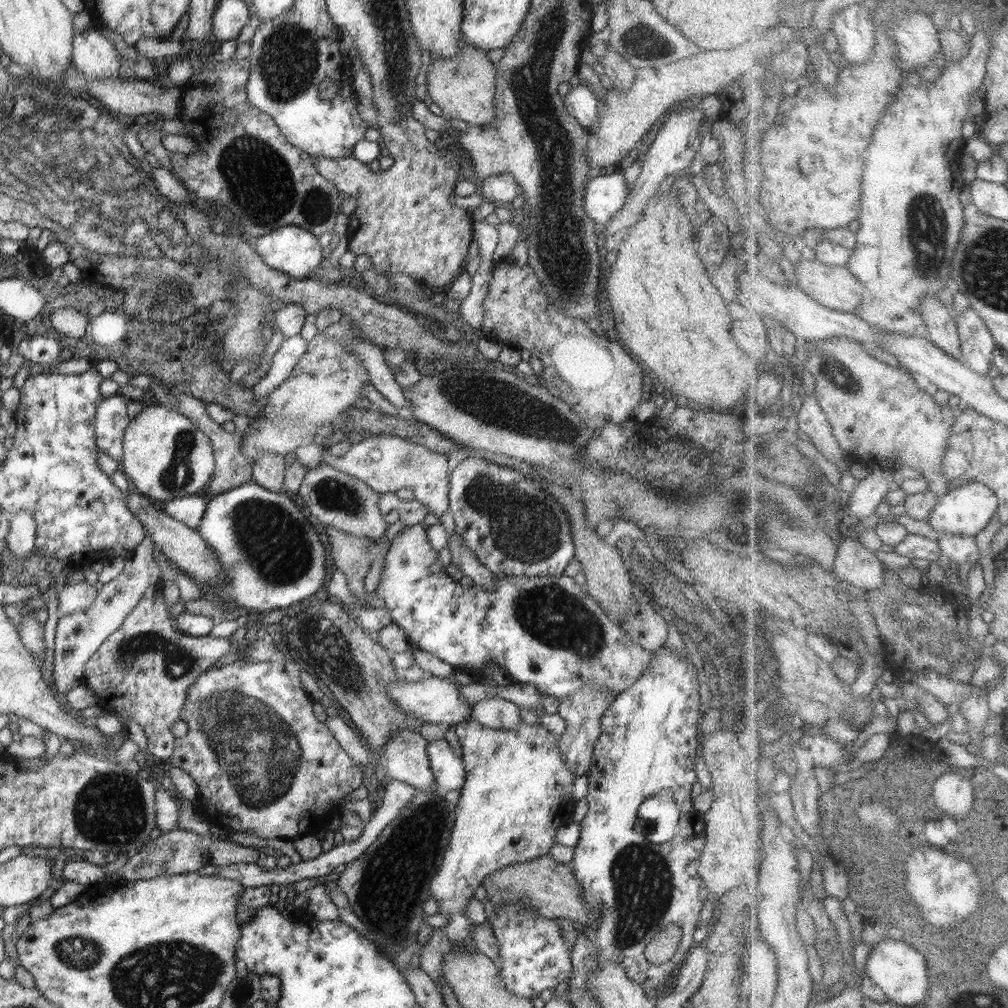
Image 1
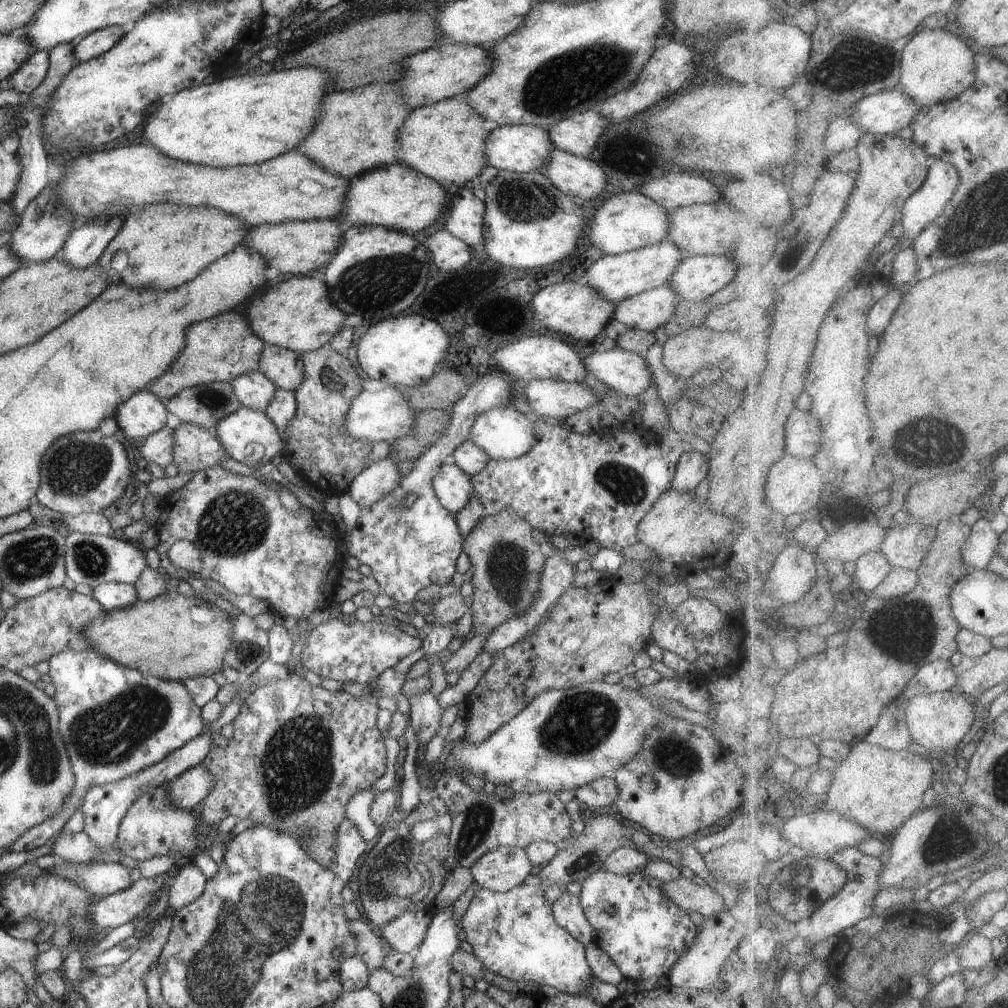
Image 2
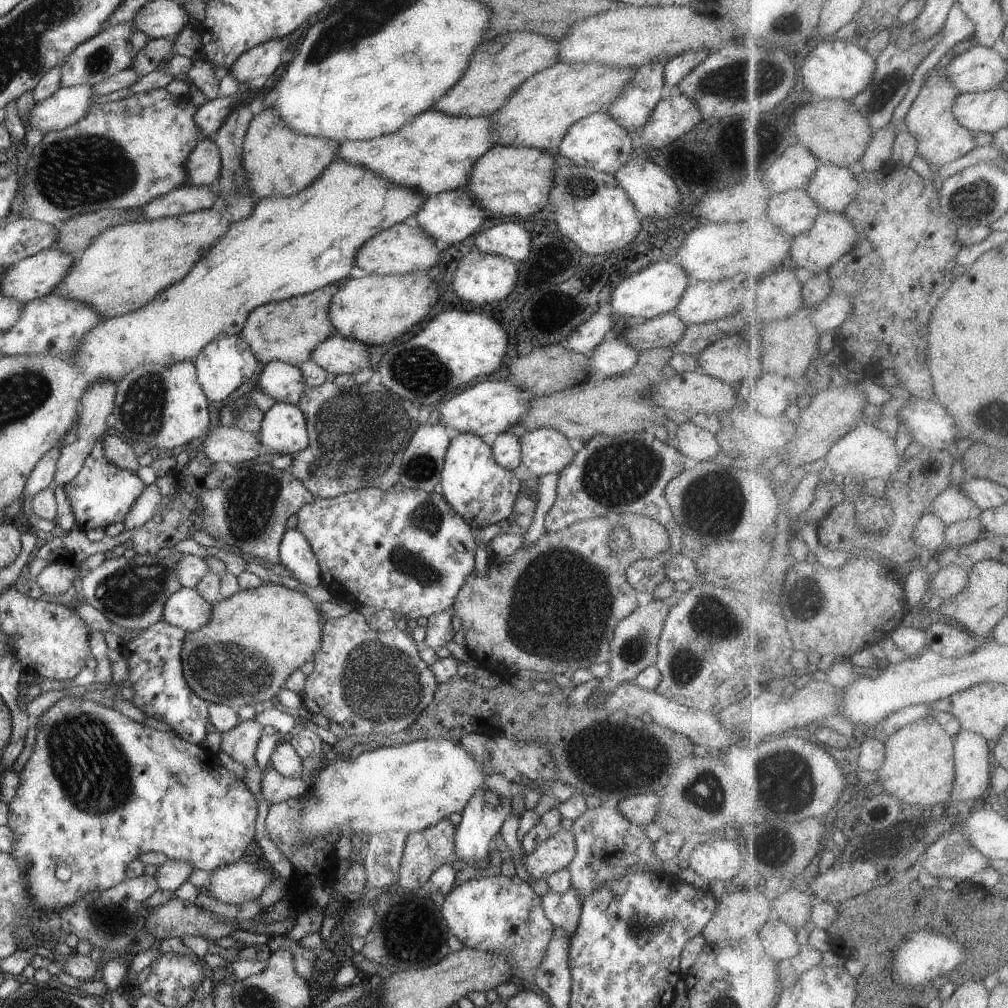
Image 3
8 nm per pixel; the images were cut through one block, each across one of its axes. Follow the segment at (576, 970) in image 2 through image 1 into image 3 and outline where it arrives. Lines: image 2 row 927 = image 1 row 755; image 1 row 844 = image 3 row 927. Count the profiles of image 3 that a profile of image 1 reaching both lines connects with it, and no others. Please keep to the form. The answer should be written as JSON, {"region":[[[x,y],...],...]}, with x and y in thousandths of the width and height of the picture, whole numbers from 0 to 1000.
{"region":[[[515,864],[508,869],[496,866],[461,874],[441,889],[437,907],[446,927],[452,929],[460,939],[501,944],[507,950],[511,973],[518,978],[529,977],[528,970],[542,946],[551,919],[544,913],[536,890]]]}

